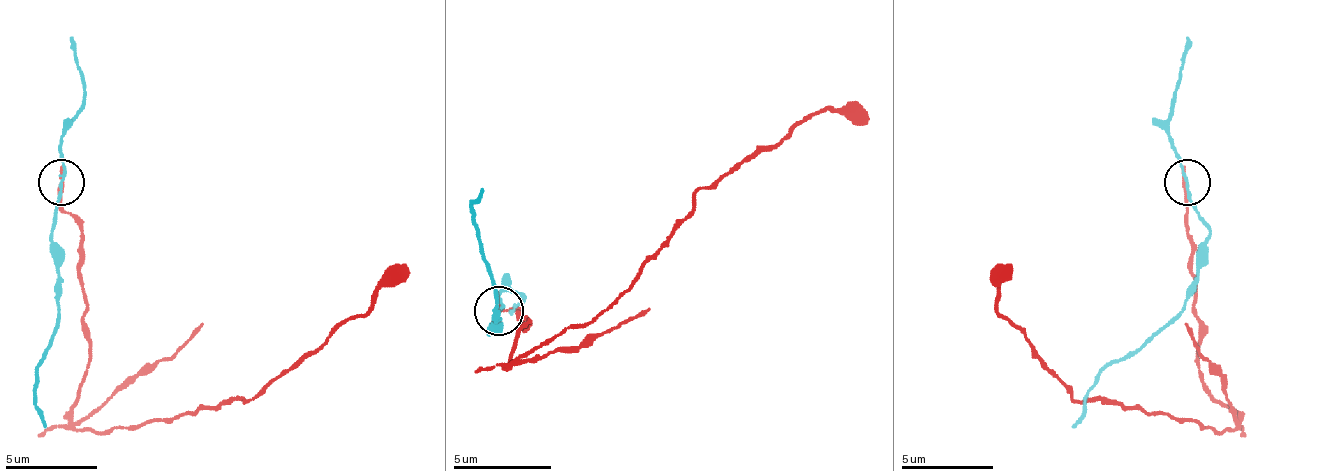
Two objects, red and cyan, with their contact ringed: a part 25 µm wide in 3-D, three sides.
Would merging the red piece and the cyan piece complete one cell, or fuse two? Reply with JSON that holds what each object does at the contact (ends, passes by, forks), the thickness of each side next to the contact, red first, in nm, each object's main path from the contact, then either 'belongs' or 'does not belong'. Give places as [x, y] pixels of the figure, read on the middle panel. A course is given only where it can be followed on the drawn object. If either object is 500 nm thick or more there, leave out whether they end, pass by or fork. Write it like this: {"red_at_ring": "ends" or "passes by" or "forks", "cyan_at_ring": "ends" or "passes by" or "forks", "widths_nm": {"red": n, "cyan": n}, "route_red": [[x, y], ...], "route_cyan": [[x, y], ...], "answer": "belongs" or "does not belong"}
{"red_at_ring": "ends", "cyan_at_ring": "passes by", "widths_nm": {"red": 280, "cyan": 140}, "route_red": [[500, 309], [530, 324], [510, 363], [589, 324], [701, 186], [824, 108], [854, 108], [868, 122]], "route_cyan": [[500, 309], [490, 333], [495, 324], [495, 279], [481, 260], [471, 201], [481, 186]], "answer": "does not belong"}

